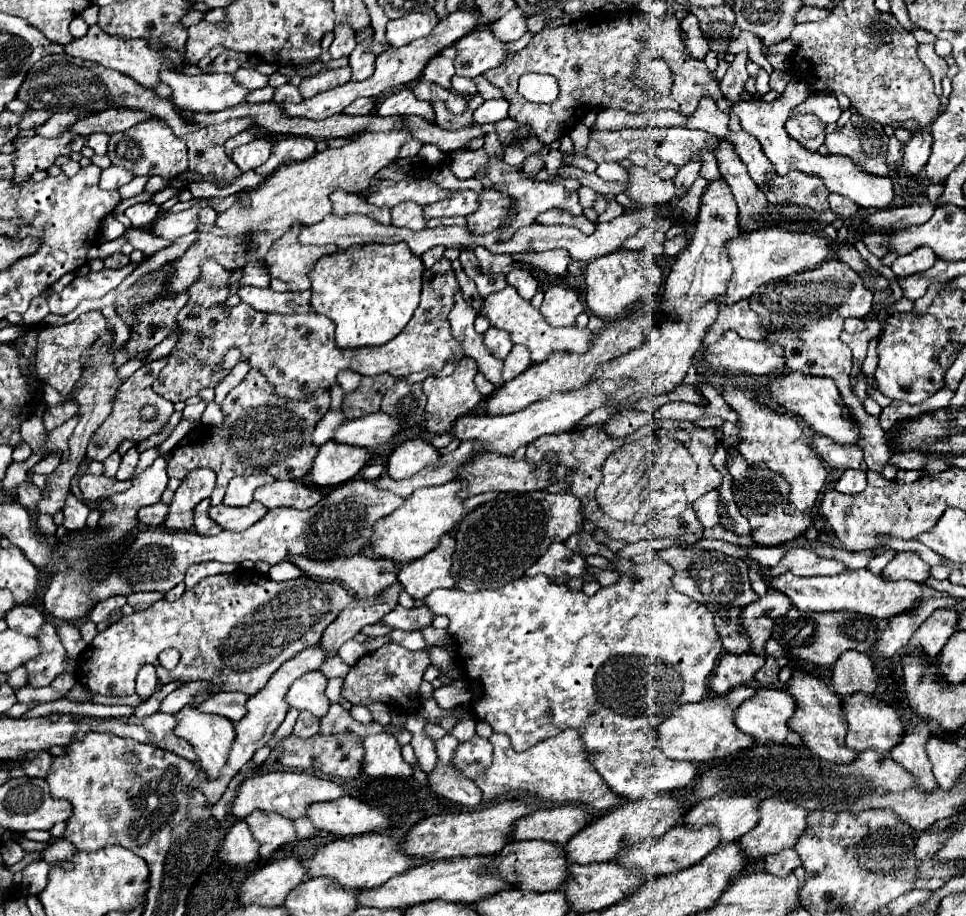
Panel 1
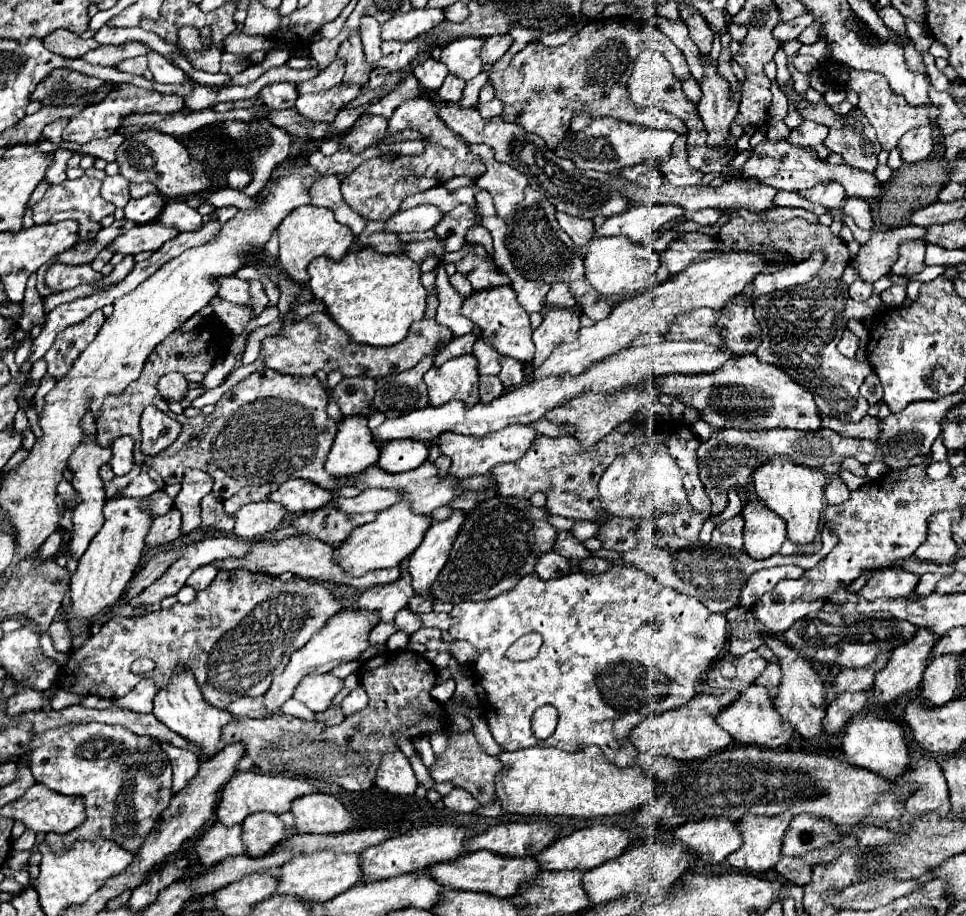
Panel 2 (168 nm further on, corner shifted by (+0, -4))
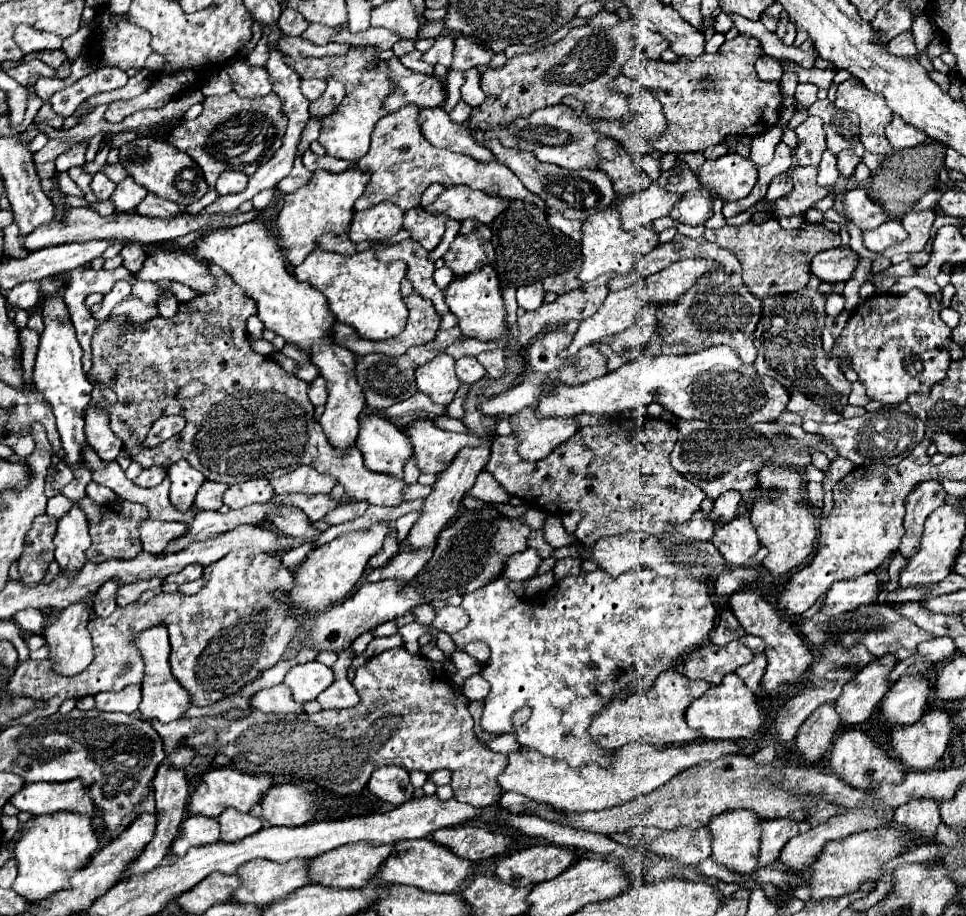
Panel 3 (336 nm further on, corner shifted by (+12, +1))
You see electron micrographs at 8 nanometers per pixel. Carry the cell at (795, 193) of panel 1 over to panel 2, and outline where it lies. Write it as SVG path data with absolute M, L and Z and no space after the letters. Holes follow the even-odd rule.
M832 183L832 185L816 185L804 193L800 193L804 199L808 199L810 203L818 203L826 209L838 209L842 205L842 201L846 199L844 195L844 187L840 187L840 183Z

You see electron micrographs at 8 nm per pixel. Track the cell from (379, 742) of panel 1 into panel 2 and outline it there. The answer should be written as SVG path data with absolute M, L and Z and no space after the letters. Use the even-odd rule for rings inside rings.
M402 751L384 753L376 773L376 785L396 795L412 795L416 791L416 775Z

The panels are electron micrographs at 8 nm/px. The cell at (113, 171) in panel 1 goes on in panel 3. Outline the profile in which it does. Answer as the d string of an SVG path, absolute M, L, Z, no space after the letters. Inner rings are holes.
M98 172L98 174L94 174L94 180L92 180L90 188L92 188L92 192L94 192L94 196L98 200L108 200L112 196L116 184L108 176L104 176L102 172Z

